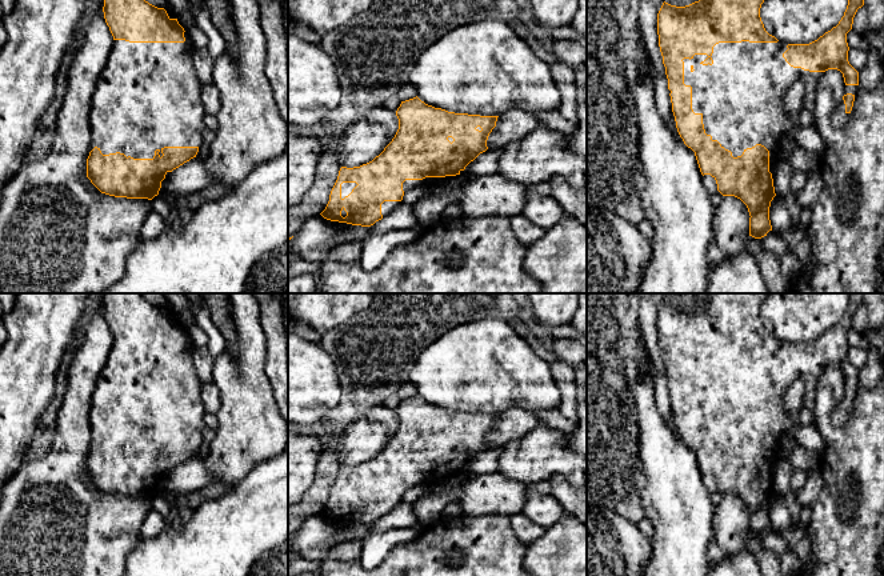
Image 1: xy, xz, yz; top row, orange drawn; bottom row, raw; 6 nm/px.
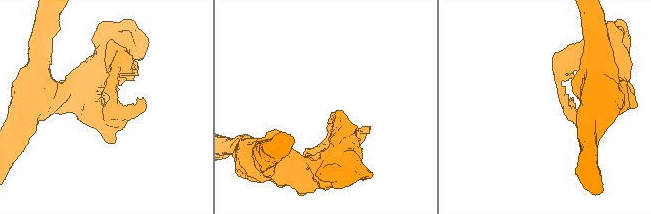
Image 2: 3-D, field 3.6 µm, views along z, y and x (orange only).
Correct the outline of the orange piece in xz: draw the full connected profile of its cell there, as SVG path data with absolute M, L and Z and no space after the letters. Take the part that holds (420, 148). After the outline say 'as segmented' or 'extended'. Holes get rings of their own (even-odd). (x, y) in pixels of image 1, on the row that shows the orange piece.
M417 96L401 101L396 111L399 129L392 141L372 161L360 167L341 167L329 201L320 213L331 221L371 227L388 216L403 196L419 185L440 187L488 149L487 140L499 116L448 112L425 104Z | extended

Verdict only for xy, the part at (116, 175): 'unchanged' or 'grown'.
grown

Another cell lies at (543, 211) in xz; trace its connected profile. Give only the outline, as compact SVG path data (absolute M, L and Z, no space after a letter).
M531 187L521 213L544 229L552 228L565 216L561 207L551 196L537 193Z

